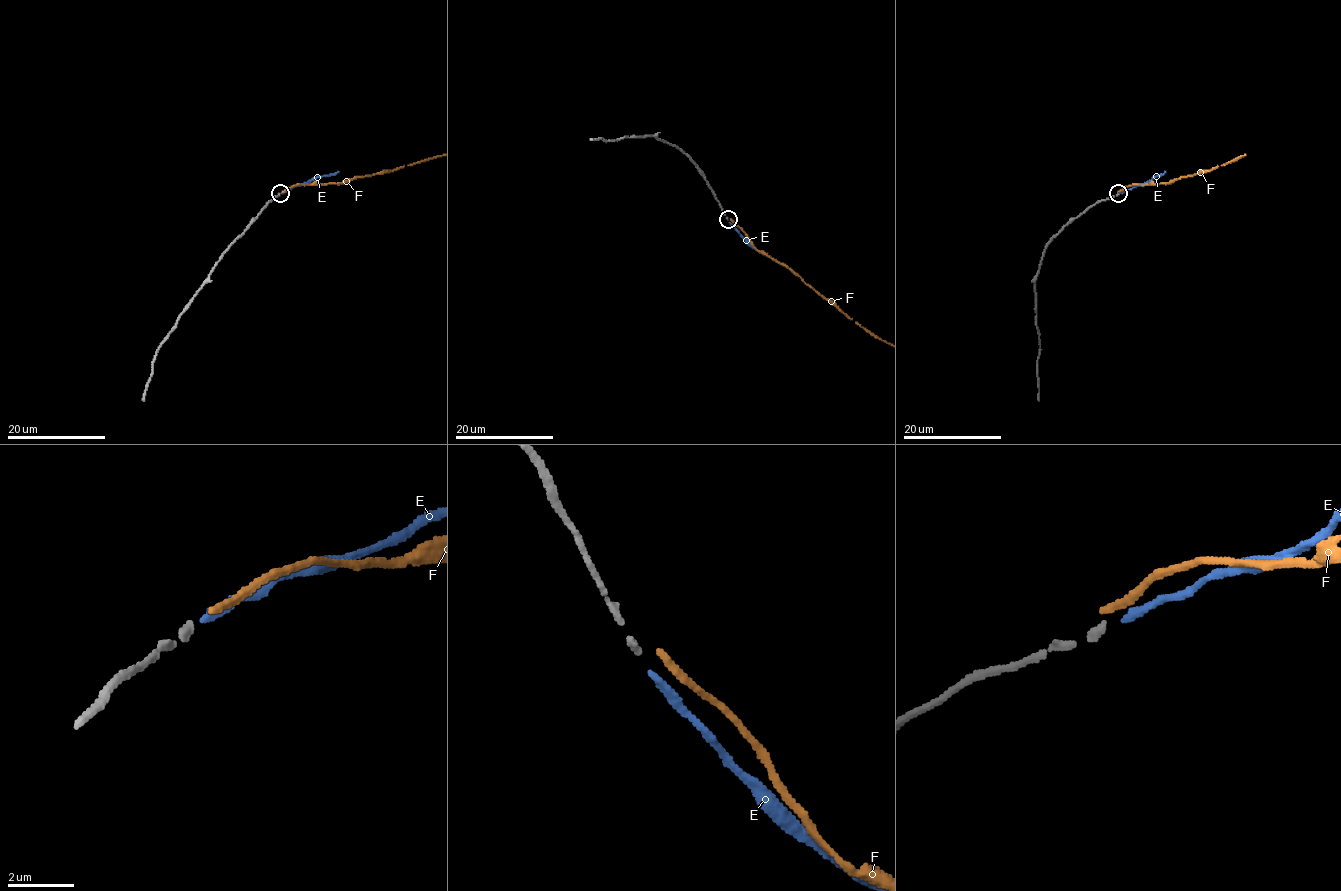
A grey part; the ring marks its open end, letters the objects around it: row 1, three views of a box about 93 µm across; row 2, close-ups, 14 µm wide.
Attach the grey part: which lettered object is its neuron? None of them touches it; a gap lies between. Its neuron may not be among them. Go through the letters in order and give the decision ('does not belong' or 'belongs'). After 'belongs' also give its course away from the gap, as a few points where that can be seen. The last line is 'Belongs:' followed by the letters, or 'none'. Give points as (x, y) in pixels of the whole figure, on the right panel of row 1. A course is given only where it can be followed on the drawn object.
E: does not belong
F: does not belong
Belongs: none

